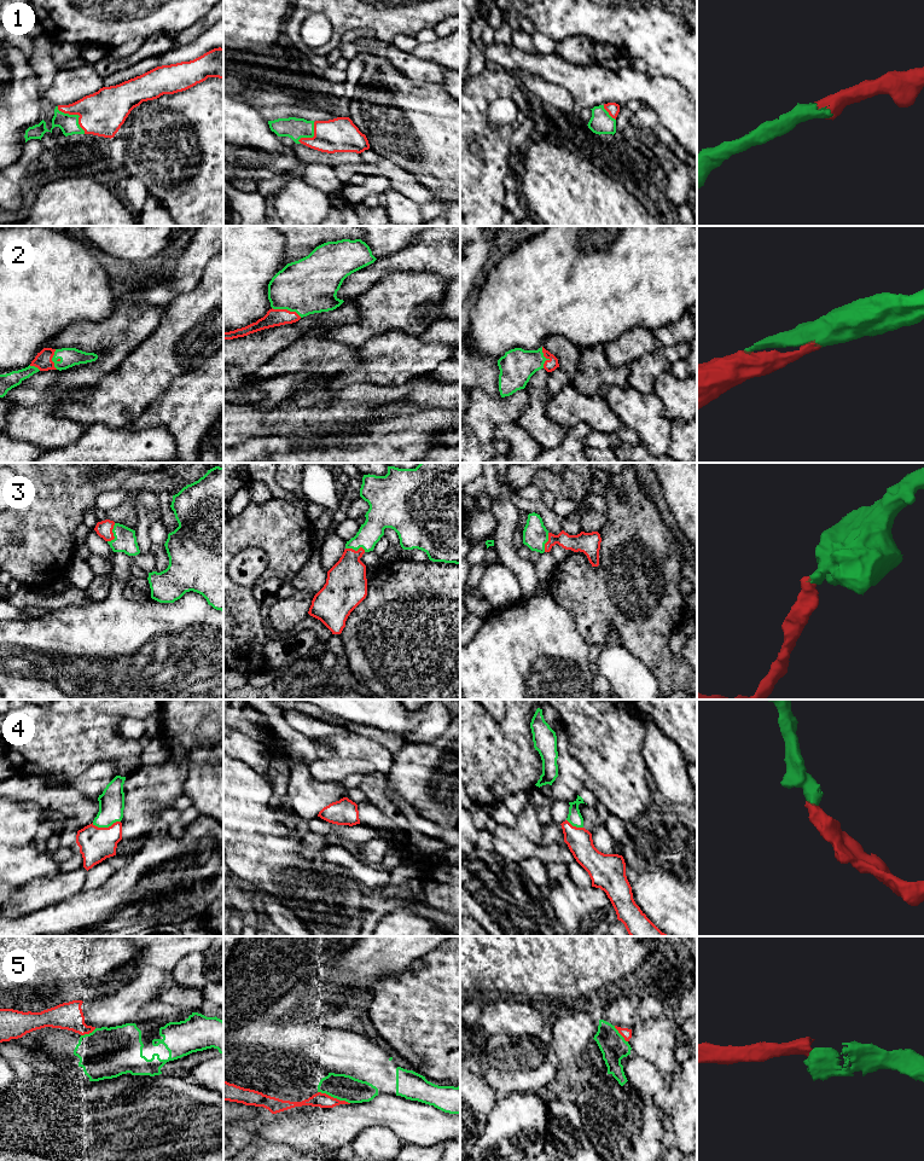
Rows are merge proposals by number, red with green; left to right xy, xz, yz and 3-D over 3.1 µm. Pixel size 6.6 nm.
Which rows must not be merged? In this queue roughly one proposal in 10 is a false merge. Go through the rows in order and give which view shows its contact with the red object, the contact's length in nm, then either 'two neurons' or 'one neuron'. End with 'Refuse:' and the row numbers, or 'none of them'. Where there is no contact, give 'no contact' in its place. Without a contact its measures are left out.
1: xy | 260 nm | one neuron
2: xz | 220 nm | one neuron
3: xy | 140 nm | one neuron
4: xy | 190 nm | one neuron
5: xz | 240 nm | two neurons
Refuse: 5

